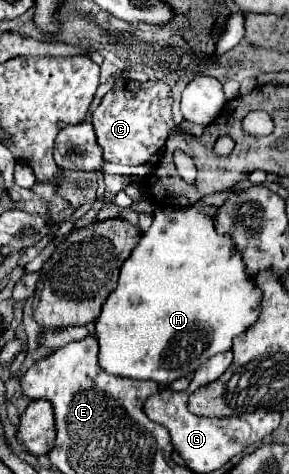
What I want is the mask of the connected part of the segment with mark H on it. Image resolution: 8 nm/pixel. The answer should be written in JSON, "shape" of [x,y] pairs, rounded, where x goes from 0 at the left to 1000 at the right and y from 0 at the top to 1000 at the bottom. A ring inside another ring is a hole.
{"shape":[[[675,435],[647,439],[543,439],[529,473],[495,489],[481,519],[426,557],[412,599],[398,616],[356,641],[329,696],[343,717],[343,772],[398,793],[529,802],[557,814],[585,814],[619,793],[668,785],[730,751],[799,738],[813,709],[869,692],[903,662],[903,612],[882,591],[855,582],[841,565],[841,540],[820,532],[792,498],[765,498],[744,485],[737,460],[702,451]]]}

